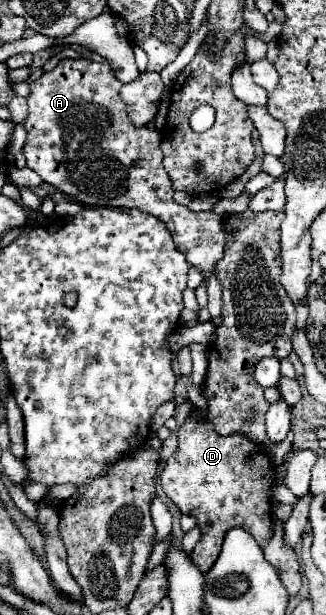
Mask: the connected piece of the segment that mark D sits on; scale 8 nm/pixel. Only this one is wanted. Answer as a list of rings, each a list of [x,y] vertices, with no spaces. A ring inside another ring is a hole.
[[[192,408],[184,426],[180,428],[178,444],[178,450],[164,464],[160,484],[182,514],[190,514],[198,520],[202,538],[192,550],[194,564],[206,574],[220,554],[226,532],[236,526],[250,532],[258,546],[264,548],[272,538],[268,492],[274,486],[274,472],[270,468],[268,452],[242,434],[218,436],[210,422],[202,422],[196,416],[196,408]],[[256,458],[266,458],[266,464],[262,464],[258,470],[254,466]]]

